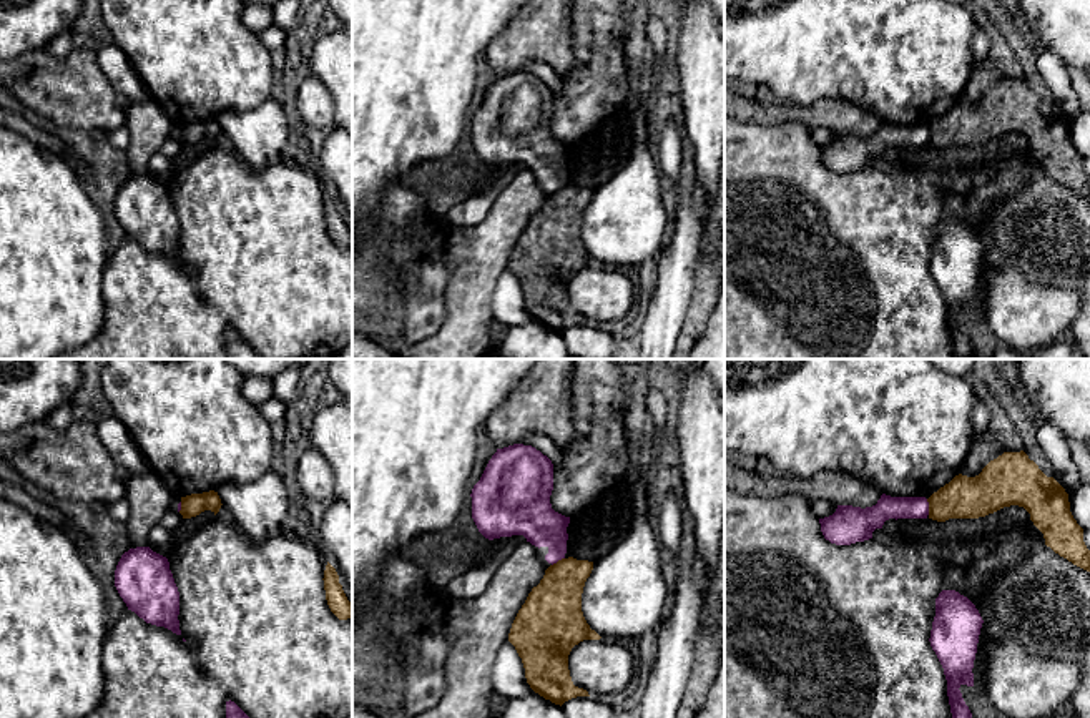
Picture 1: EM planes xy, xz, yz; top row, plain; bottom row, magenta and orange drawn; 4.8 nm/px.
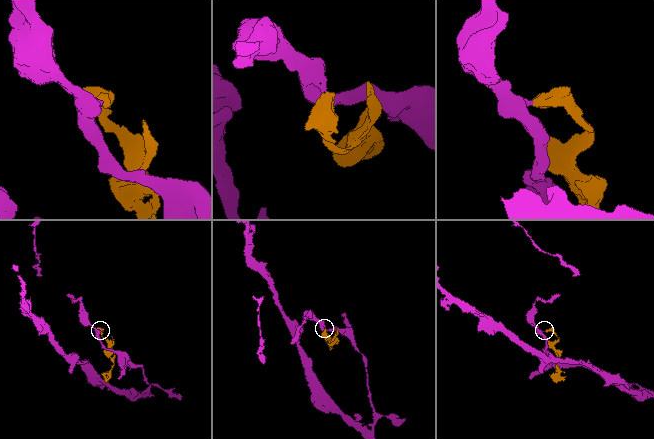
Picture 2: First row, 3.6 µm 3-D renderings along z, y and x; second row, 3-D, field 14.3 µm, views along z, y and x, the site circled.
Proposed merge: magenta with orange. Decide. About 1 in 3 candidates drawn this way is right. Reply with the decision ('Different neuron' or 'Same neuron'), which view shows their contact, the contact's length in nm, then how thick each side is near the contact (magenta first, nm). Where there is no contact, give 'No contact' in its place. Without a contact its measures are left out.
Different neuron. Touches magenta in yz. Shared border 80 nm. Thickness 110 nm (magenta) against 200 nm

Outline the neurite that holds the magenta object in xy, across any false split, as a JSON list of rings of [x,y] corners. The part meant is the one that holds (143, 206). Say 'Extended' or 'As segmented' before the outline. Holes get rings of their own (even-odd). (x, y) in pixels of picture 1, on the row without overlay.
As segmented. [[[150,175],[125,180],[115,198],[115,214],[126,231],[146,251],[179,258],[179,219],[166,184]]]

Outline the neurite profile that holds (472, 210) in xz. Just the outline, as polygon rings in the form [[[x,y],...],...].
[[[512,163],[508,171],[497,180],[485,193],[472,194],[455,204],[445,216],[455,226],[475,226],[490,211],[498,193],[520,173],[527,170],[523,163]]]

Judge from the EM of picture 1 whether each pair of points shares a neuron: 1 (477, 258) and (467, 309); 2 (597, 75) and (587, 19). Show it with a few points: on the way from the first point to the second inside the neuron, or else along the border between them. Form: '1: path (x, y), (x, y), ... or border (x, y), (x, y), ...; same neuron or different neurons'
1: path (476, 271), (467, 296); same neuron
2: path (597, 62), (597, 32); same neuron

